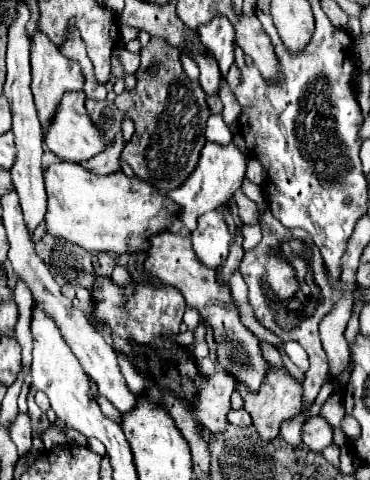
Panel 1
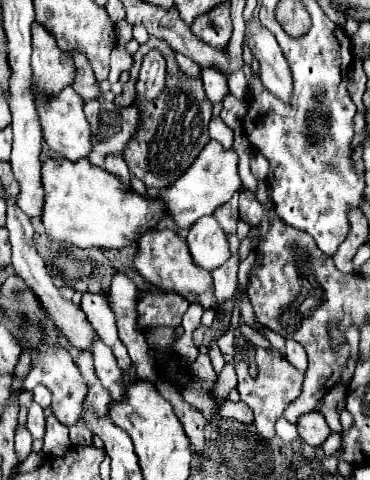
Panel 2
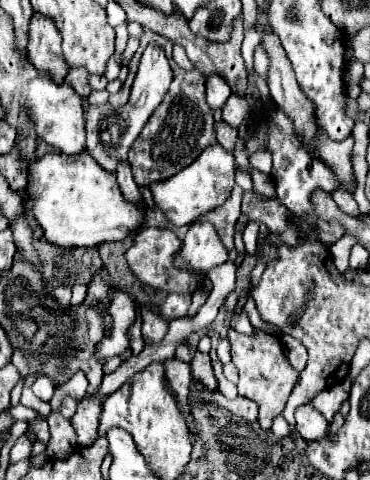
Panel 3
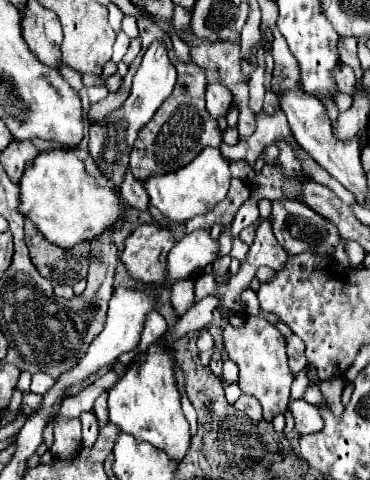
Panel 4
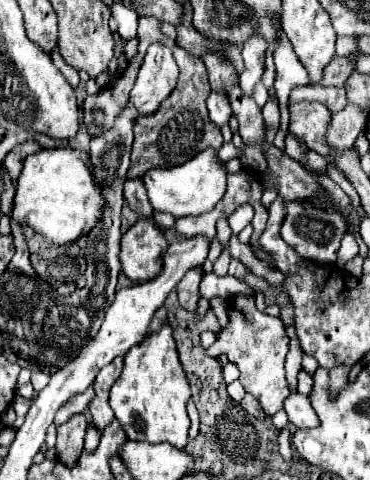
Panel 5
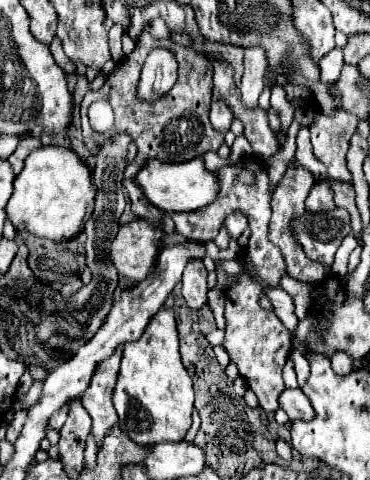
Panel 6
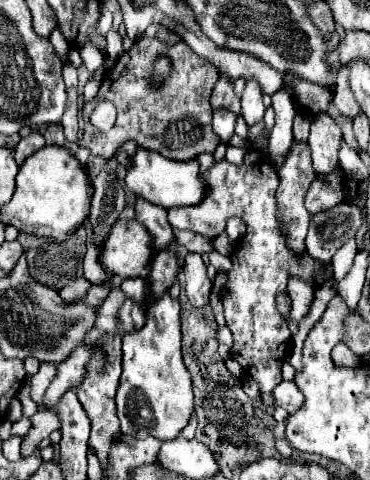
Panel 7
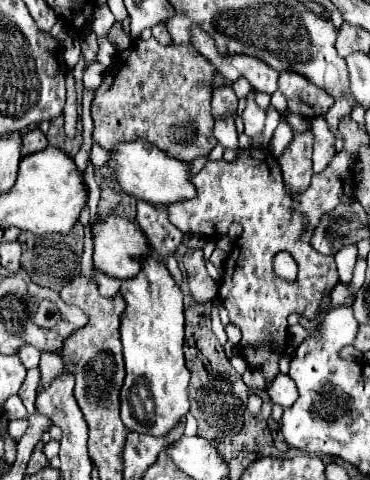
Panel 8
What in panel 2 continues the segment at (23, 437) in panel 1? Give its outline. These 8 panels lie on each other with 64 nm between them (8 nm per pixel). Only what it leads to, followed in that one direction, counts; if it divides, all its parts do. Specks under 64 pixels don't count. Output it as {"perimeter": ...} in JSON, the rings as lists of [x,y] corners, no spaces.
{"perimeter":[[[16,428],[16,456],[18,456],[18,460],[24,462],[30,452],[32,452],[30,432],[26,428]]]}

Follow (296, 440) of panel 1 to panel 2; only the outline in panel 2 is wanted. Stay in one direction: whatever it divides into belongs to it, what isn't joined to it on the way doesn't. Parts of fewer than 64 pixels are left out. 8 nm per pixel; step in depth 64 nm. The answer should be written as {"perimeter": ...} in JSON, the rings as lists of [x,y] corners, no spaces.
{"perimeter":[[[280,418],[276,422],[276,436],[282,438],[282,440],[286,440],[286,442],[292,442],[292,440],[298,438],[298,432],[296,432],[296,426],[294,424],[290,424],[288,420]]]}

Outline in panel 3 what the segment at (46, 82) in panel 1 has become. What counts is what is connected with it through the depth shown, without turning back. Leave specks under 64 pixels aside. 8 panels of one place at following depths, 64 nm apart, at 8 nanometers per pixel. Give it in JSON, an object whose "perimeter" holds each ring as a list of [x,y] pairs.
{"perimeter":[[[34,12],[28,28],[28,58],[36,64],[36,68],[50,72],[56,82],[64,82],[64,76],[70,70],[64,62],[60,44],[62,36],[56,22],[50,16]]]}

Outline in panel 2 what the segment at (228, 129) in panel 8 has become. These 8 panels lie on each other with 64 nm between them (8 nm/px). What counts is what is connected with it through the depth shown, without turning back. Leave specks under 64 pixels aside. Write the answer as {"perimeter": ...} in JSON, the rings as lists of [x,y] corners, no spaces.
{"perimeter":[[[206,68],[202,70],[202,82],[204,82],[204,90],[206,90],[206,96],[212,104],[218,104],[224,100],[224,96],[230,92],[228,90],[228,82],[226,82],[226,76],[216,70],[216,68]]]}

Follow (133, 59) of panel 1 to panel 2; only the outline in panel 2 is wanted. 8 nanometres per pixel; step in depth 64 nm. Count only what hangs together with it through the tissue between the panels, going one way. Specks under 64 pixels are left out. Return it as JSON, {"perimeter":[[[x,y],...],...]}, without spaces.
{"perimeter":[[[116,46],[116,48],[112,50],[112,58],[110,58],[110,74],[108,74],[110,84],[118,82],[120,72],[130,70],[130,66],[132,66],[132,56],[126,52],[124,46]]]}

